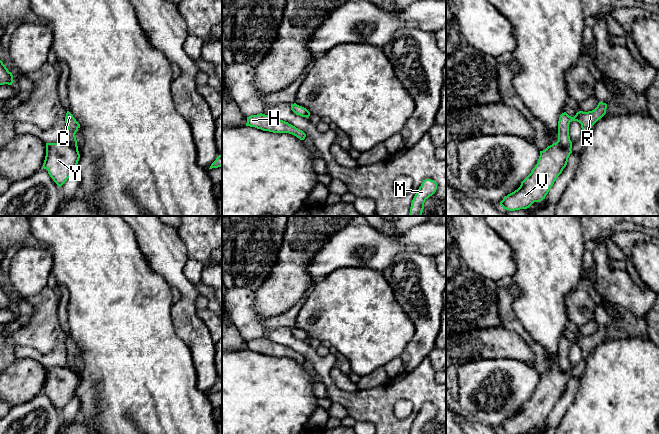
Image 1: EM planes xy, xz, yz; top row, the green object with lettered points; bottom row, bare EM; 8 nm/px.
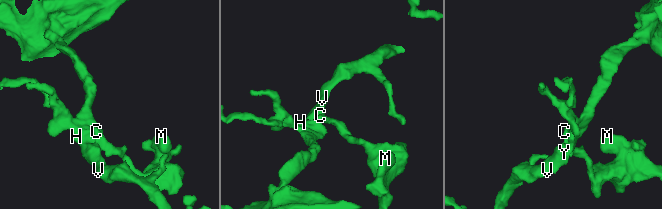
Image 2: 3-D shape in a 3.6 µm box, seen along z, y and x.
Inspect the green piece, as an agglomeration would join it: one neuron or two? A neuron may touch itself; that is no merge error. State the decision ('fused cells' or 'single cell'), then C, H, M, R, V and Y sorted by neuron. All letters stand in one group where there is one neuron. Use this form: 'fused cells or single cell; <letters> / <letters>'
single cell; C H M R V Y

